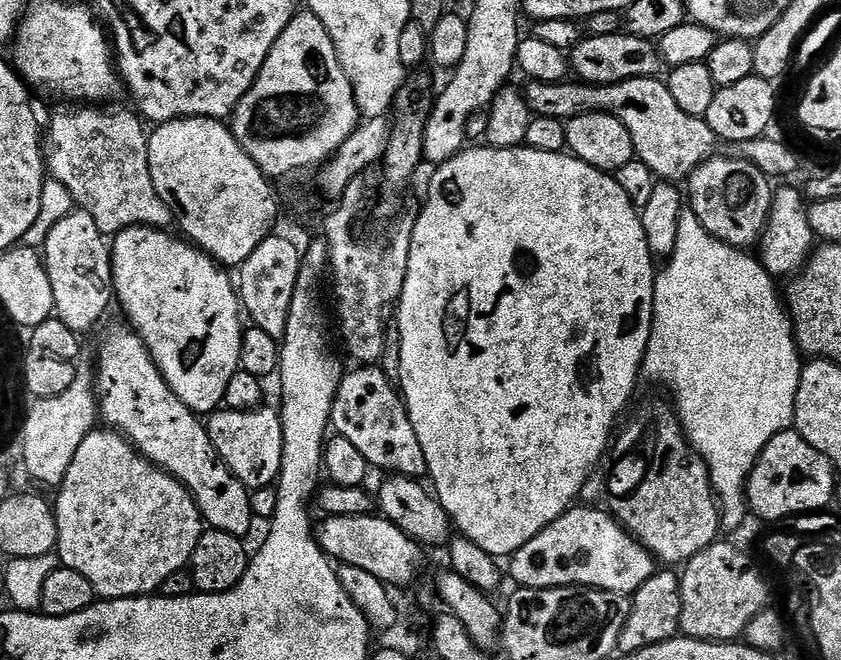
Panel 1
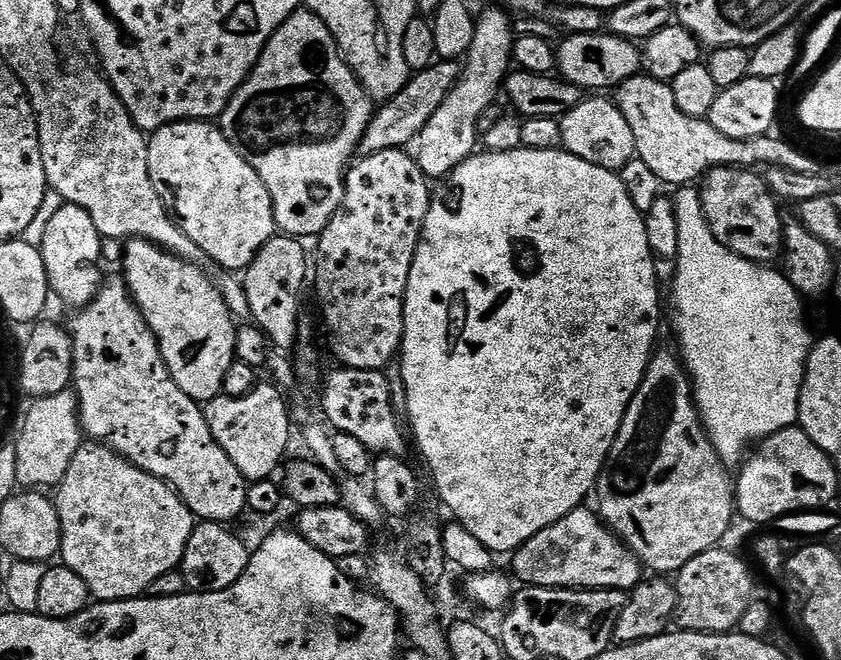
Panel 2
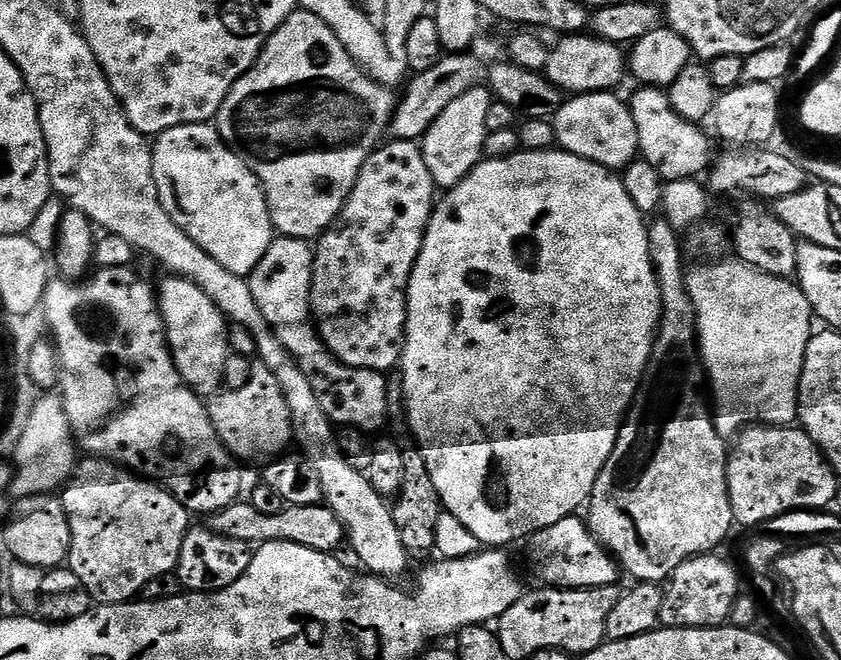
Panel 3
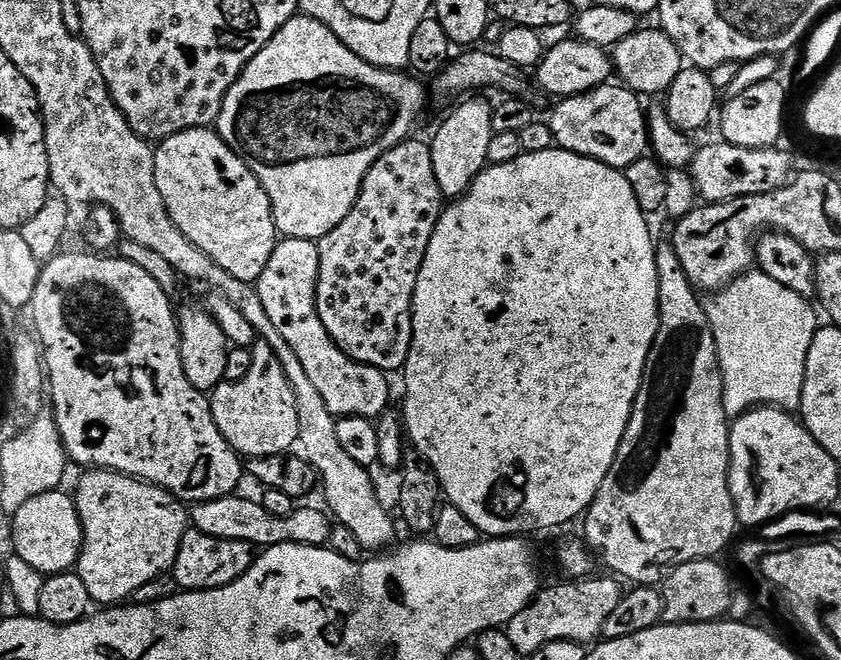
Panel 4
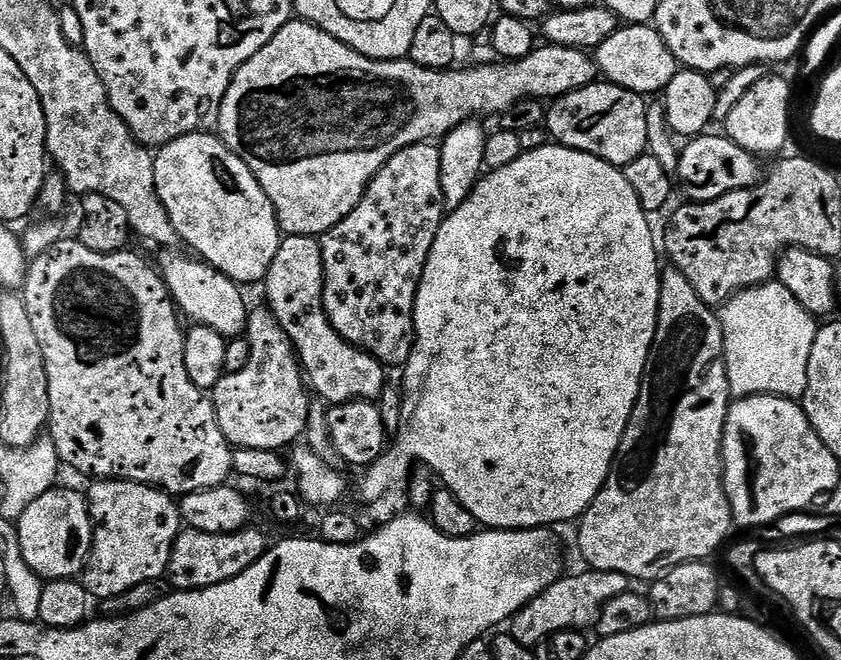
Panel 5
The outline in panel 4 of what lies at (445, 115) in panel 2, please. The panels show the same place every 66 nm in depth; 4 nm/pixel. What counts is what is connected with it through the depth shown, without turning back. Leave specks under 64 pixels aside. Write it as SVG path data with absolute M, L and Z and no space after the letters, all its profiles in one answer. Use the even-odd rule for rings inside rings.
M468 98L440 124L440 129L430 139L434 158L434 178L438 178L438 190L446 198L463 196L478 174L488 167L486 154L490 151L492 131L492 104L489 101Z

